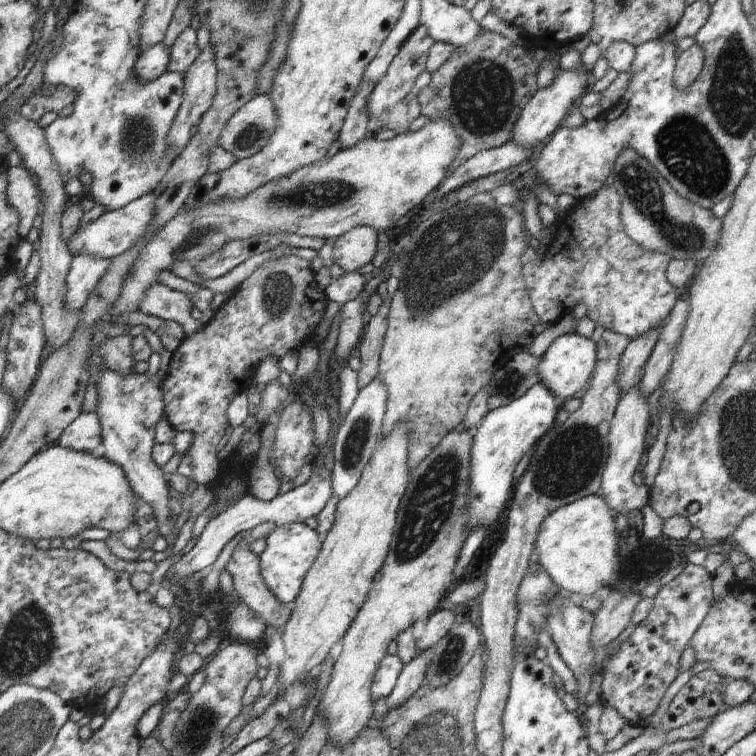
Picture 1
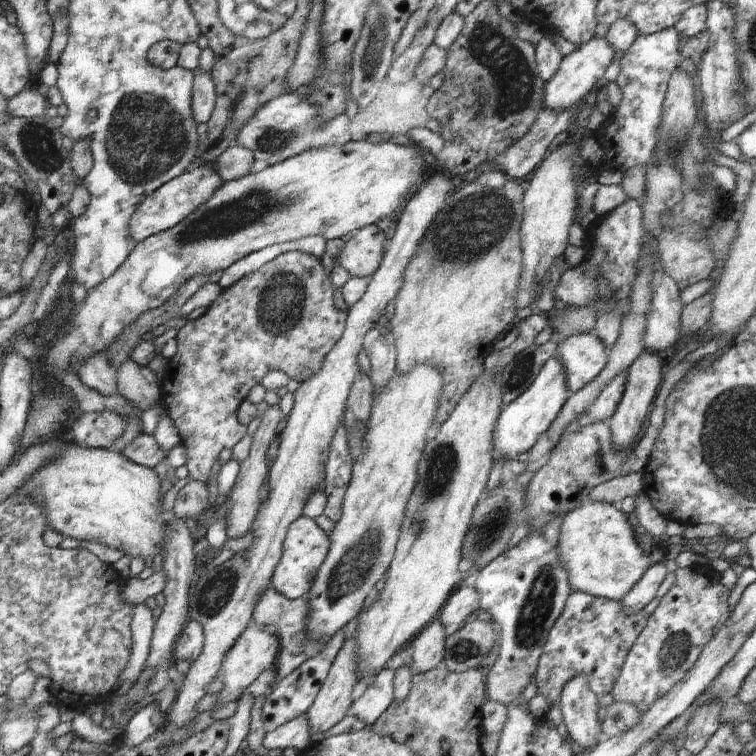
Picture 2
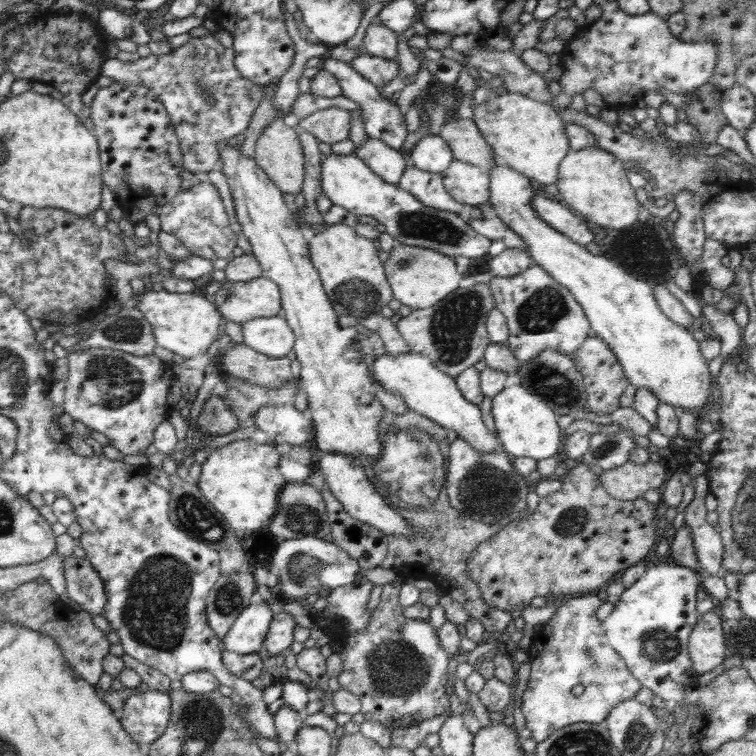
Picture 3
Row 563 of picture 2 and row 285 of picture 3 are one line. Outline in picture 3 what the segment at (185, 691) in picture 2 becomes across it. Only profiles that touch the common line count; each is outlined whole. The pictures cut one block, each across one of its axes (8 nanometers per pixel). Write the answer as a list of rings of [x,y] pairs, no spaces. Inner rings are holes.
[[[264,277],[248,282],[224,280],[212,302],[222,317],[240,325],[256,317],[283,316],[278,284]]]

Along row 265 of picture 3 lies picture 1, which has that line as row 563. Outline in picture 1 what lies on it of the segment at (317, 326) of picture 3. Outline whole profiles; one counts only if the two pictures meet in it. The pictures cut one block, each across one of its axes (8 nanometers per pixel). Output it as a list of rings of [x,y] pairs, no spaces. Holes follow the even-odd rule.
[[[298,522],[281,525],[267,536],[266,549],[258,556],[260,573],[266,587],[280,603],[291,606],[298,597],[305,575],[320,553],[321,542],[322,537],[315,530]]]

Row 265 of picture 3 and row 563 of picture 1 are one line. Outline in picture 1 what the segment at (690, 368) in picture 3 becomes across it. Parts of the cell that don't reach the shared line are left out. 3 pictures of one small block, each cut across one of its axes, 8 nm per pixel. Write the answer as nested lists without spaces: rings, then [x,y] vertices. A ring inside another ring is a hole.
[[[589,495],[554,510],[540,526],[535,541],[537,564],[549,575],[552,583],[572,593],[594,594],[598,588],[618,578],[618,554],[615,518],[600,495]]]

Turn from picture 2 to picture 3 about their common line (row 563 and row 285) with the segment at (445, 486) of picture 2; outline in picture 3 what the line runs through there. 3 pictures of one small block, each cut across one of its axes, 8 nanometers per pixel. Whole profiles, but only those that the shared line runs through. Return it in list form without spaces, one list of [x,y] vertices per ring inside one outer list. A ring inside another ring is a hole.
[[[396,244],[387,255],[384,255],[383,266],[393,290],[393,297],[412,309],[430,308],[440,302],[460,286],[460,280],[464,277],[458,272],[455,260],[449,256],[430,248],[407,244]]]

